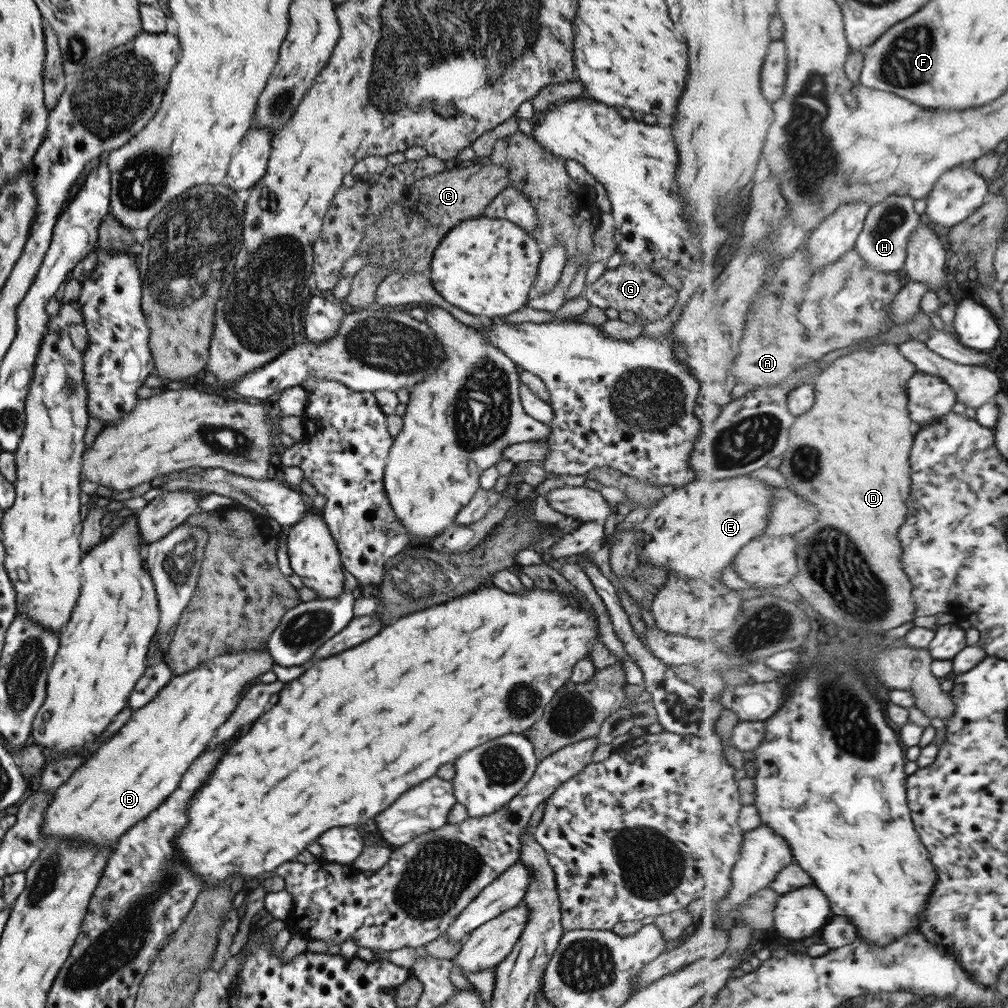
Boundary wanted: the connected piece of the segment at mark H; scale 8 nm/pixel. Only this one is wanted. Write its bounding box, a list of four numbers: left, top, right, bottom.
[856,195,923,273]

